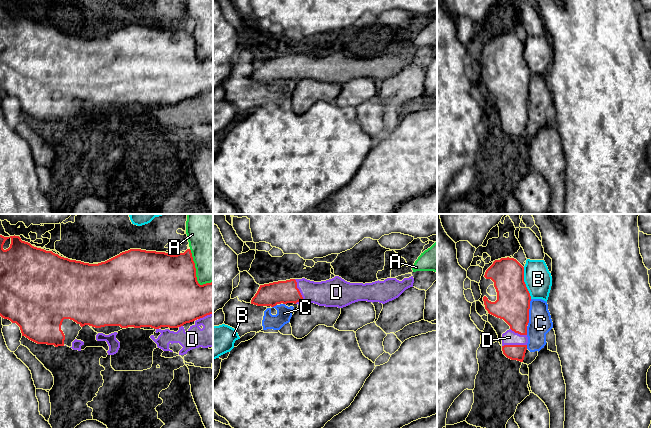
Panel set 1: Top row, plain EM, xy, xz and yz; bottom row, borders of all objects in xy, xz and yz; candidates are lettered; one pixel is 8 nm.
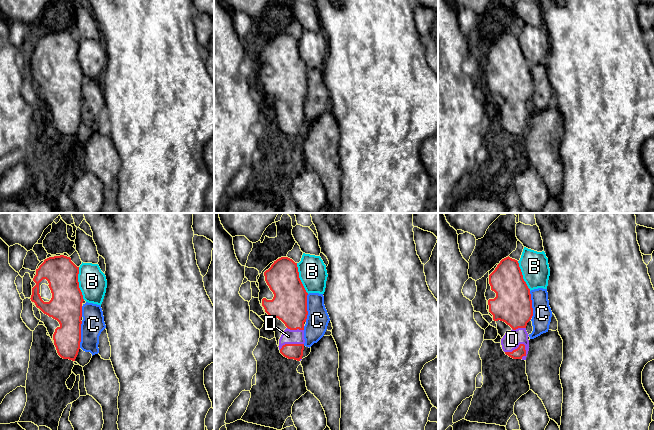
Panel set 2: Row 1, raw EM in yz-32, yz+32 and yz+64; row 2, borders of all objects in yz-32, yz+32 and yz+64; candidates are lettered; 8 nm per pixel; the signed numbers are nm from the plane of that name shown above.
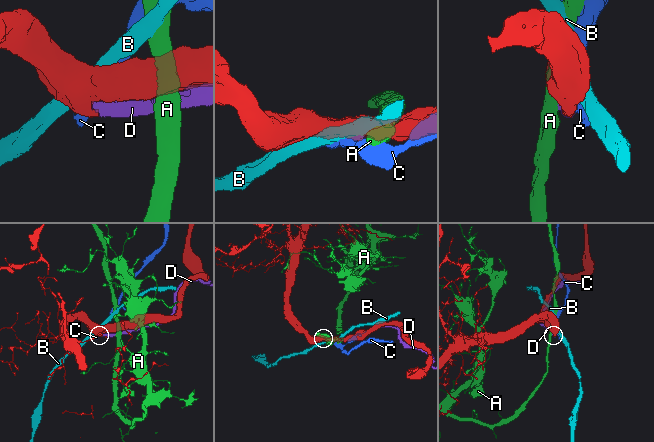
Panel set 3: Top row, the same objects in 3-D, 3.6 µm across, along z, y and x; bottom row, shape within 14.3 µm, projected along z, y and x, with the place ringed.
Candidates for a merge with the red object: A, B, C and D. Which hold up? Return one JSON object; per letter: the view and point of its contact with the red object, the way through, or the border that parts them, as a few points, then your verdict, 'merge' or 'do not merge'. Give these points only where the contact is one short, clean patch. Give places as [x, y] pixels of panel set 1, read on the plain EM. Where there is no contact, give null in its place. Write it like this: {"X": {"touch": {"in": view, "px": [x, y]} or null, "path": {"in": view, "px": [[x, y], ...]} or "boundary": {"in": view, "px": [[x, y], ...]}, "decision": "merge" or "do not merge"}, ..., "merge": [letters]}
{"A": {"touch": {"in": "xy", "px": [195, 49]}, "decision": "do not merge"}, "B": {"touch": {"in": "yz", "px": [524, 59]}, "decision": "do not merge"}, "C": {"touch": {"in": "yz", "px": [528, 88]}, "decision": "do not merge"}, "D": {"touch": {"in": "xz", "px": [299, 68]}, "decision": "merge"}, "merge": ["D"]}

